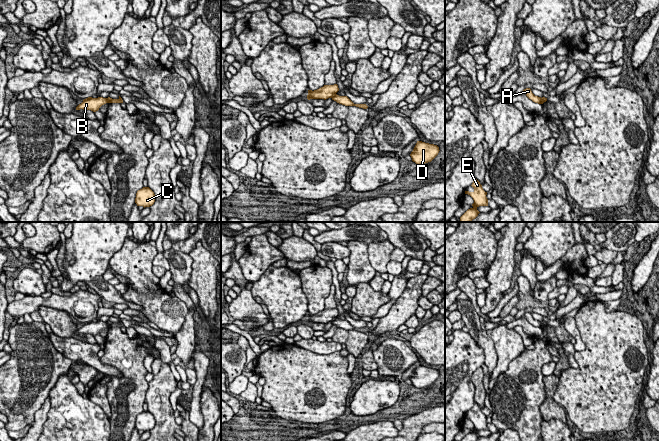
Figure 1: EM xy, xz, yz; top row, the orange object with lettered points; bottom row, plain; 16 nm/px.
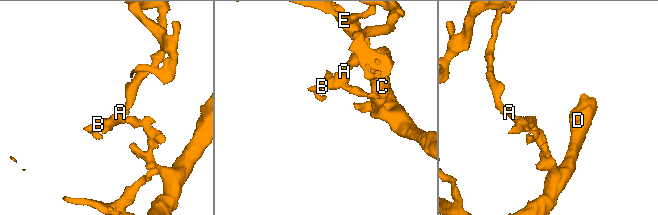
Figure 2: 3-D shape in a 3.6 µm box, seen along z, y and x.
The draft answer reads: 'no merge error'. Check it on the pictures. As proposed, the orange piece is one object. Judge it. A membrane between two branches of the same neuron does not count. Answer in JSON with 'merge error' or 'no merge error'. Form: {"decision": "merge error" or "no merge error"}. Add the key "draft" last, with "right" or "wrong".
{"decision": "merge error", "draft": "wrong"}

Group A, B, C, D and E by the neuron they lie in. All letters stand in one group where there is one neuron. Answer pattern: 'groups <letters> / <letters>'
groups A B / C D E

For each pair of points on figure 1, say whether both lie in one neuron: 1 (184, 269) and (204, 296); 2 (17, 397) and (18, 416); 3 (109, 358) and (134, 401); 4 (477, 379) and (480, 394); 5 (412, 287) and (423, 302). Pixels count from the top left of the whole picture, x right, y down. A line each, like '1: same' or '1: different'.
1: different
2: same
3: same
4: same
5: different

